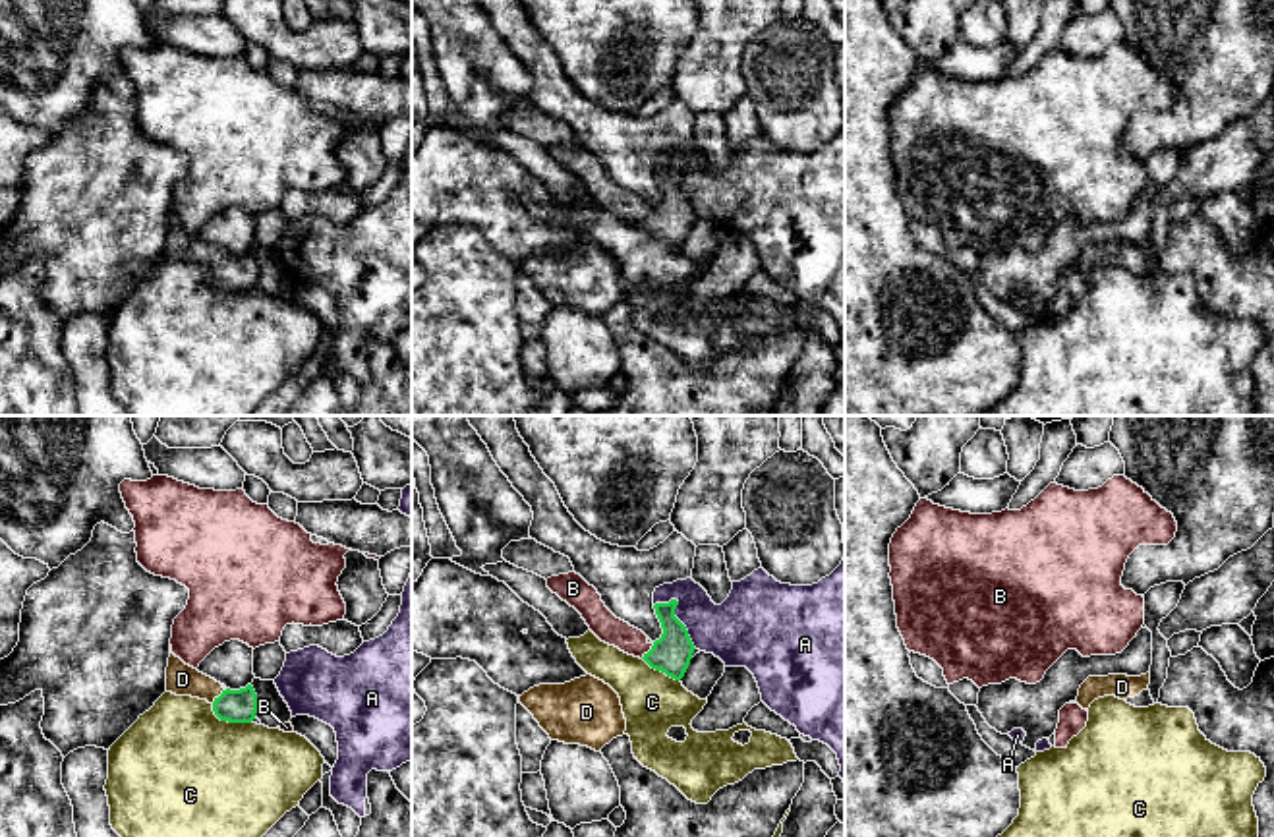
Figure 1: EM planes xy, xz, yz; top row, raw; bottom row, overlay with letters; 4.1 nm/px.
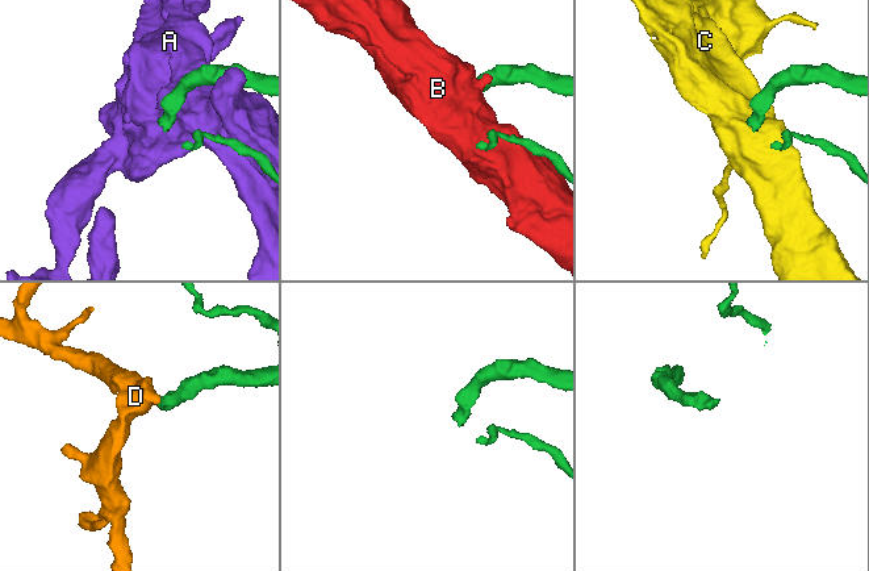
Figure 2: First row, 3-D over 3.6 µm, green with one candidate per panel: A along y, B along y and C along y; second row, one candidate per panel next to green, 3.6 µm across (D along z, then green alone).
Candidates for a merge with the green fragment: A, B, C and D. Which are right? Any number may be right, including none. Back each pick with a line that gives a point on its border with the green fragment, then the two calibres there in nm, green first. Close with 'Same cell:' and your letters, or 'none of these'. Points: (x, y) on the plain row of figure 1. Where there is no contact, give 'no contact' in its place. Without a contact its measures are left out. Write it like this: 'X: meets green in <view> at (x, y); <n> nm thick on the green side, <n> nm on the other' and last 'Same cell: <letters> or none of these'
D: meets green in xy at (219, 263); 140 nm thick on the green side, 130 nm on the other
Same cell: D

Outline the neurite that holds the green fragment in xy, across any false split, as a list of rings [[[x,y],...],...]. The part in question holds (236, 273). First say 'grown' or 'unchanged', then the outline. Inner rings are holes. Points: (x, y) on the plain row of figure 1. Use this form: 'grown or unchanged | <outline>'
grown | [[[172,213],[166,234],[166,259],[207,267],[215,282],[228,290],[251,290],[257,280],[257,261],[251,251],[240,257],[224,257],[220,249],[176,224]]]

